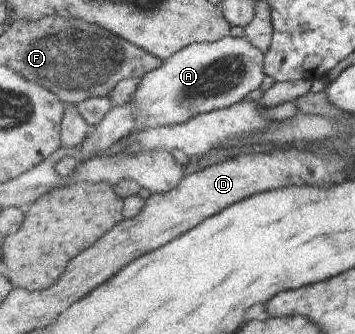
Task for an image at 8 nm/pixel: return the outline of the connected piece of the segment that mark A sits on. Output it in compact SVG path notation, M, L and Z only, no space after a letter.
M227 36L215 42L184 47L159 69L140 79L131 97L131 103L137 107L134 132L183 125L199 114L227 109L242 102L263 85L265 62L266 54L245 37Z

